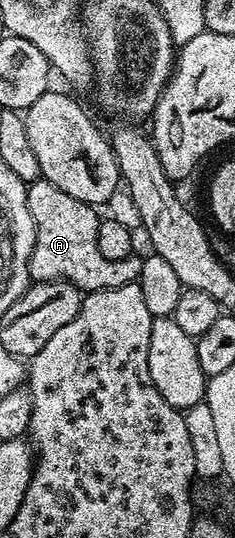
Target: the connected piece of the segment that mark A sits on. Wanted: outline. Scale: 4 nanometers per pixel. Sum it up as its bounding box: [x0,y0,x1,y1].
[26,178,142,290]

